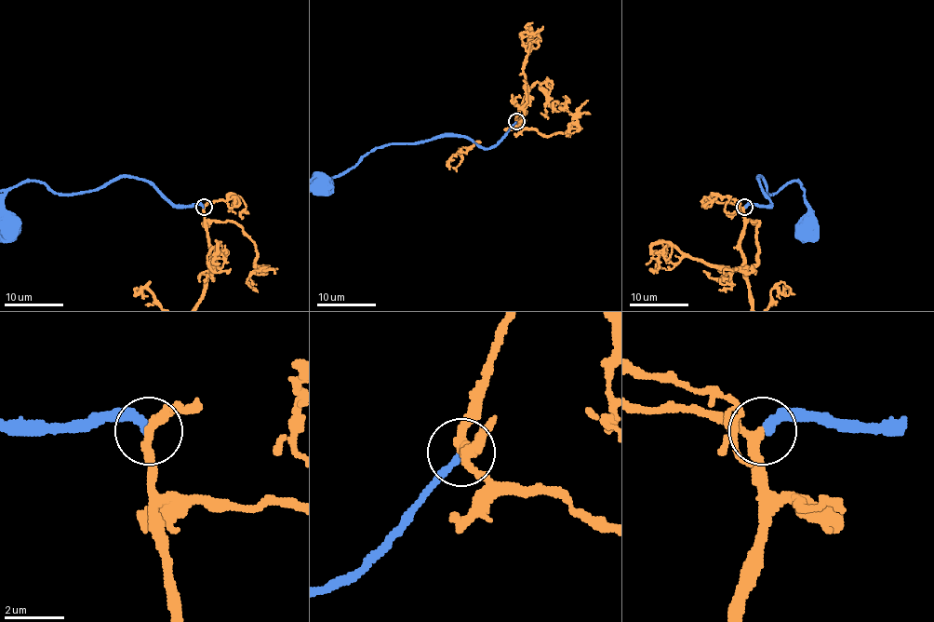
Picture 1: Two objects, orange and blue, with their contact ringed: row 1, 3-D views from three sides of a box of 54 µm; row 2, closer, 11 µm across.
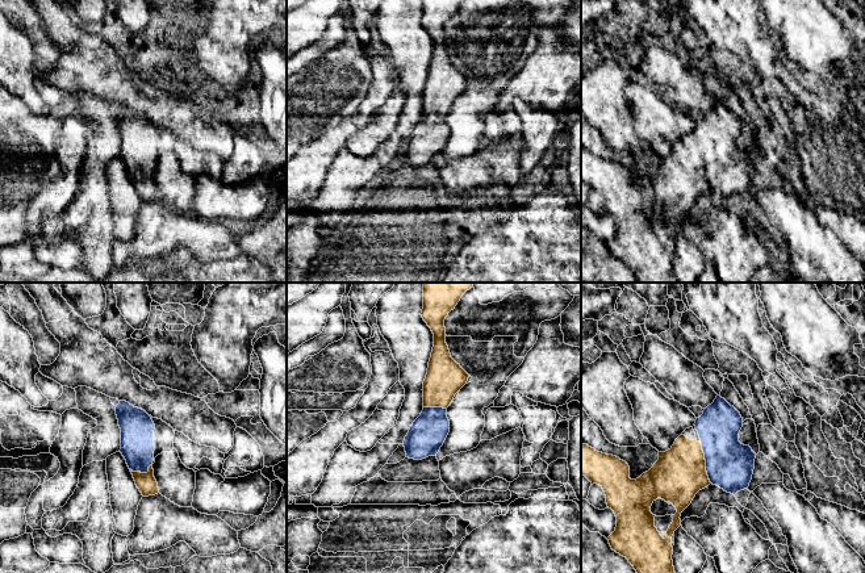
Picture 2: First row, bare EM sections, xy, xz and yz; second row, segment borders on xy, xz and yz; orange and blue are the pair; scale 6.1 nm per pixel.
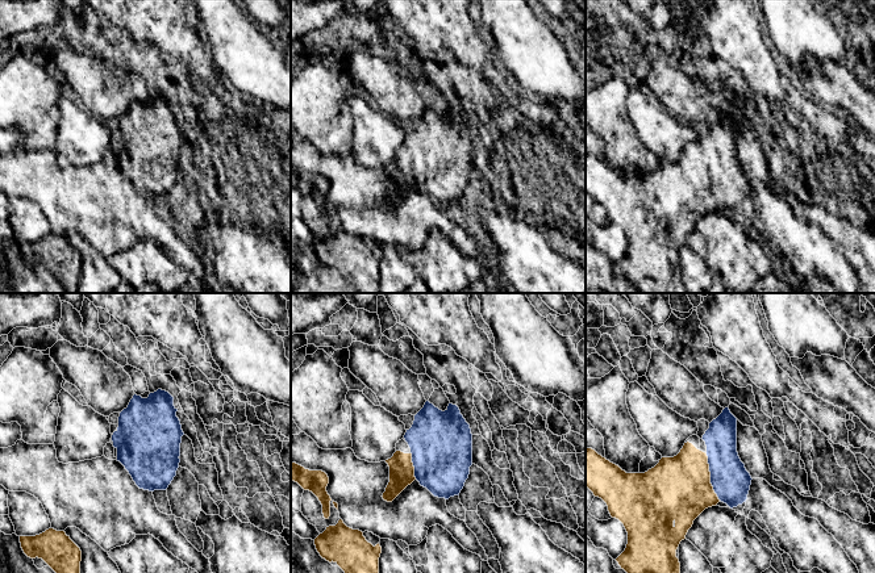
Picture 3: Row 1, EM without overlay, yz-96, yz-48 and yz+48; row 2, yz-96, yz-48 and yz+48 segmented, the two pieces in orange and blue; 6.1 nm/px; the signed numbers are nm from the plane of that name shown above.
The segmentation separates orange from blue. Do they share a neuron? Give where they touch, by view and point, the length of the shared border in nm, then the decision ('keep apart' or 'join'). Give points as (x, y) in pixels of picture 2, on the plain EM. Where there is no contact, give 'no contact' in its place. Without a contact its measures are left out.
contact yz (705, 168); length 260 nm; join

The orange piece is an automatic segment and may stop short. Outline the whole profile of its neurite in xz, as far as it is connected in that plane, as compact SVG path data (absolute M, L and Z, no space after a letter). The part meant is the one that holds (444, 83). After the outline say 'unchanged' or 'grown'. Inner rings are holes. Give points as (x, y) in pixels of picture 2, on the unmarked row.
M423 0L421 21L434 39L434 53L423 87L423 116L404 146L409 164L422 166L439 158L450 138L447 113L469 83L451 63L446 49L444 25L461 1Z; grown

